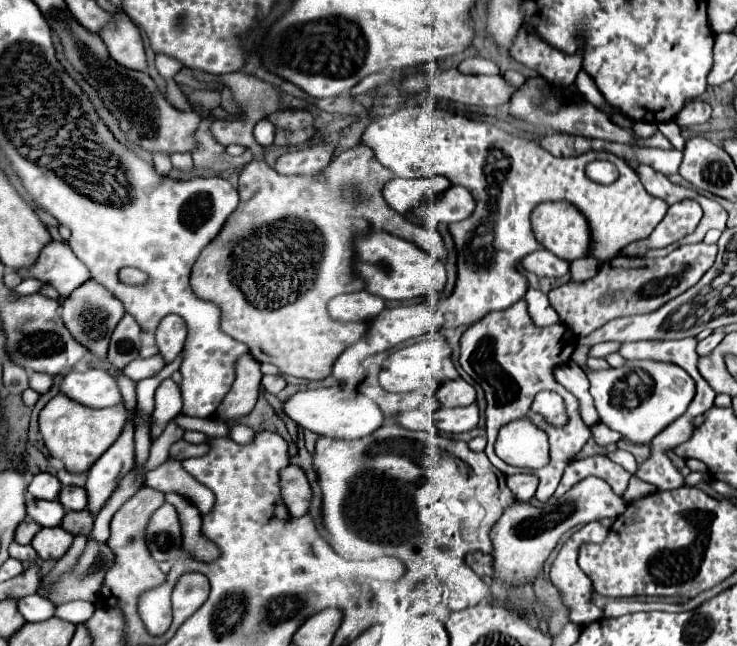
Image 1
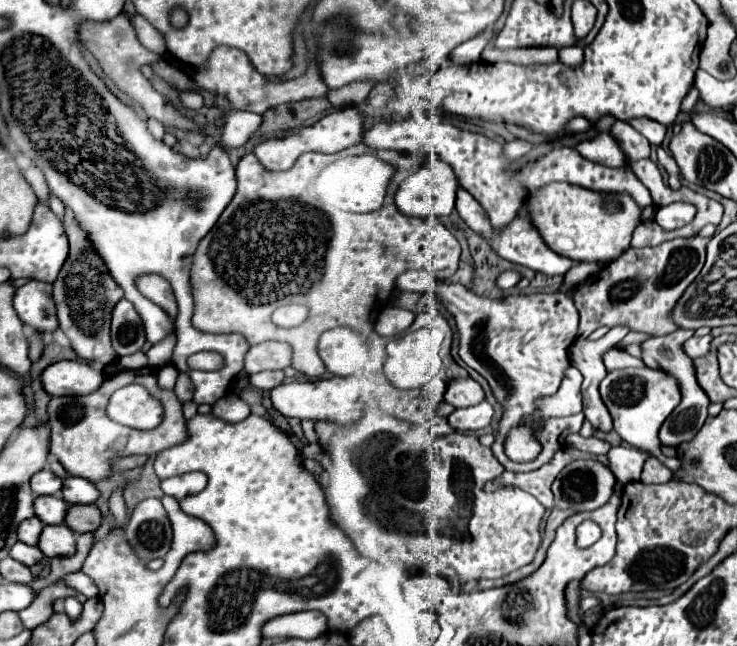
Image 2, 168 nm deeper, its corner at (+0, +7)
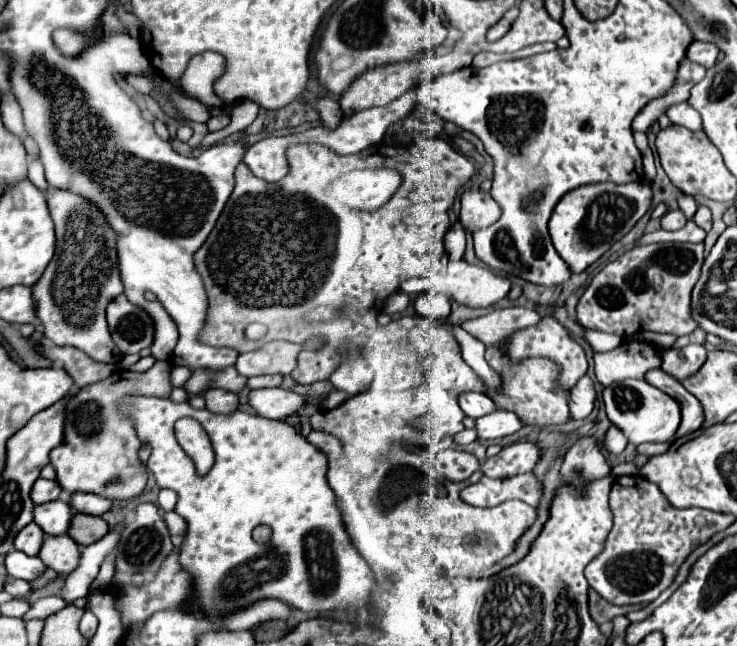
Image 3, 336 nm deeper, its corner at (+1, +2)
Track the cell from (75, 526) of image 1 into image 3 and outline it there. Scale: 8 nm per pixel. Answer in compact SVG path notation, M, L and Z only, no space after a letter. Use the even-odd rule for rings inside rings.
M76 513L72 517L68 535L82 547L96 543L98 539L102 539L108 533L108 523L102 517L94 517L94 515L84 515L84 513Z

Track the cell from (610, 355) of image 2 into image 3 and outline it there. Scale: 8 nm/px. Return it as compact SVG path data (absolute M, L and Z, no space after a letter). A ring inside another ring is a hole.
M624 341L608 353L596 353L596 379L602 385L622 381L628 377L642 379L648 369L660 367L660 351L646 341Z

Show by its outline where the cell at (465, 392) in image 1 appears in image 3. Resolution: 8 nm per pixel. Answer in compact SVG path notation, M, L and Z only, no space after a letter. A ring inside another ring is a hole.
M476 391L458 395L458 405L460 405L460 409L462 409L468 417L472 417L472 419L482 417L482 415L488 415L488 413L492 413L492 411L496 409L494 401L492 401L488 395L476 393Z

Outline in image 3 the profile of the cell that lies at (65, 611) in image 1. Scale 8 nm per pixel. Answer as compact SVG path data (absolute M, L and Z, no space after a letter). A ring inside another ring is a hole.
M52 595L52 597L42 597L42 599L38 599L32 607L30 607L30 611L22 617L25 623L30 621L30 619L46 619L48 615L54 615L54 613L58 613L60 609L64 609L66 607L66 603L64 603L64 599L62 597L58 597L58 595Z

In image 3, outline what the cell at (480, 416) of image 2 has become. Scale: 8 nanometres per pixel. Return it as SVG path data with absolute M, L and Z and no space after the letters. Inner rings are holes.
M496 409L494 413L488 413L488 415L476 419L478 439L486 439L486 441L512 435L512 433L516 433L520 427L522 427L522 423L520 423L520 419L516 417L516 413L504 411L504 409Z

